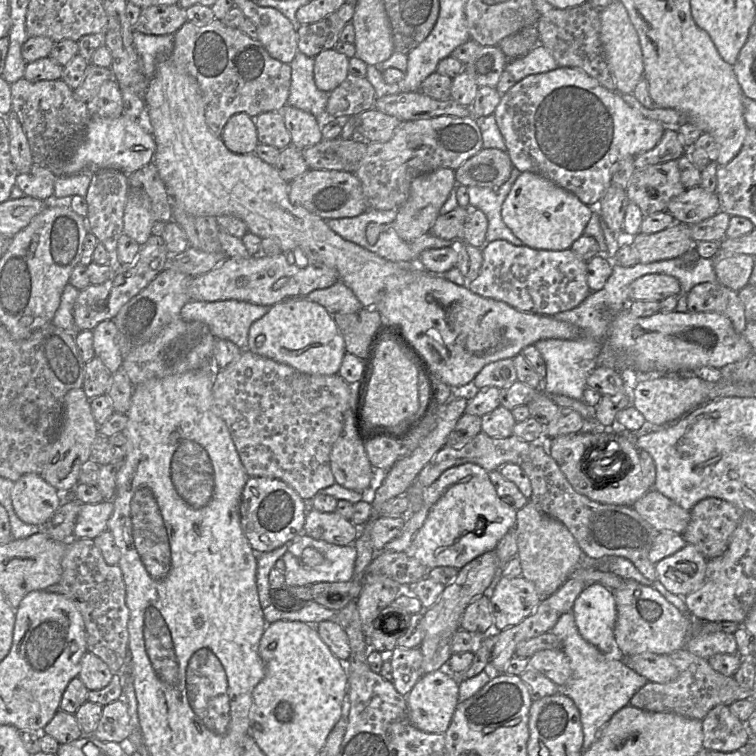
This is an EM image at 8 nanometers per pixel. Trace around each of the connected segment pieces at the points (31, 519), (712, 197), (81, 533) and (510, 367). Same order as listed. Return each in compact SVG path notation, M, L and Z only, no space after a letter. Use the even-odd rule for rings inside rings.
M36 473L15 481L11 500L20 520L31 525L45 525L64 501L62 494Z
M697 186L685 189L674 197L665 211L672 215L676 222L692 225L712 217L721 210L716 193Z
M103 500L97 504L82 504L73 537L76 539L95 539L107 530L108 520L113 510L113 500Z
M502 359L482 368L473 379L471 390L481 390L490 387L502 389L511 386L516 380L517 372L513 359Z

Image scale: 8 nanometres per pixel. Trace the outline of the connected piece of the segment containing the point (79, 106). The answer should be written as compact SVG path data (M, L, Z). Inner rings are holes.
M25 78L11 84L12 110L20 122L30 145L33 163L63 176L63 166L74 153L90 120L85 102L76 98L62 79L30 82Z

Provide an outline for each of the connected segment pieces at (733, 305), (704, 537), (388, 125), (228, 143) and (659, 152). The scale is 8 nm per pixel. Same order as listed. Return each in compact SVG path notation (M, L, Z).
M718 282L701 283L686 294L686 300L689 313L721 313L731 321L736 332L743 334L747 320L737 292Z
M702 499L690 510L689 523L681 536L707 559L717 558L726 551L745 512L722 499Z
M375 108L350 116L355 130L361 133L367 142L386 142L391 139L401 121Z
M244 112L236 113L228 119L221 139L227 149L236 154L254 153L259 143L255 122Z
M666 127L657 145L649 151L643 152L634 158L636 170L646 166L679 159L686 148L679 140L676 128Z

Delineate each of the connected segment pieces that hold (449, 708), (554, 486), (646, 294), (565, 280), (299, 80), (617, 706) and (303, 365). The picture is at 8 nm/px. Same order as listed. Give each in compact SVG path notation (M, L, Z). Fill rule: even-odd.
M447 668L424 674L406 696L408 716L419 730L432 734L445 734L459 704L459 679Z
M480 432L460 448L443 447L419 472L415 484L427 488L447 469L466 463L477 464L487 472L499 470L507 463L520 466L531 482L532 495L529 501L542 513L565 525L585 555L592 559L623 557L645 578L650 581L657 579L655 565L650 562L648 555L658 531L632 507L601 504L576 492L548 453L547 441L529 443L513 435L507 438L491 438Z
M647 274L629 286L630 301L662 301L681 294L680 282L666 274Z
M495 240L480 249L483 262L479 275L468 283L469 290L479 296L504 302L521 312L553 317L557 313L574 309L590 294L586 278L587 262L577 257L571 249L533 249L525 244L515 246L506 240Z
M297 51L291 66L291 85L287 105L307 111L322 123L327 118L329 93L317 88L314 81L314 58Z
M571 612L563 614L549 631L562 642L562 651L569 659L571 677L562 692L568 696L580 712L583 731L583 751L597 740L610 719L622 708L630 705L632 697L648 680L631 669L619 653L603 653L580 635Z
M290 298L276 303L249 328L246 350L289 365L309 375L338 374L345 350L345 342L327 310L316 302Z

